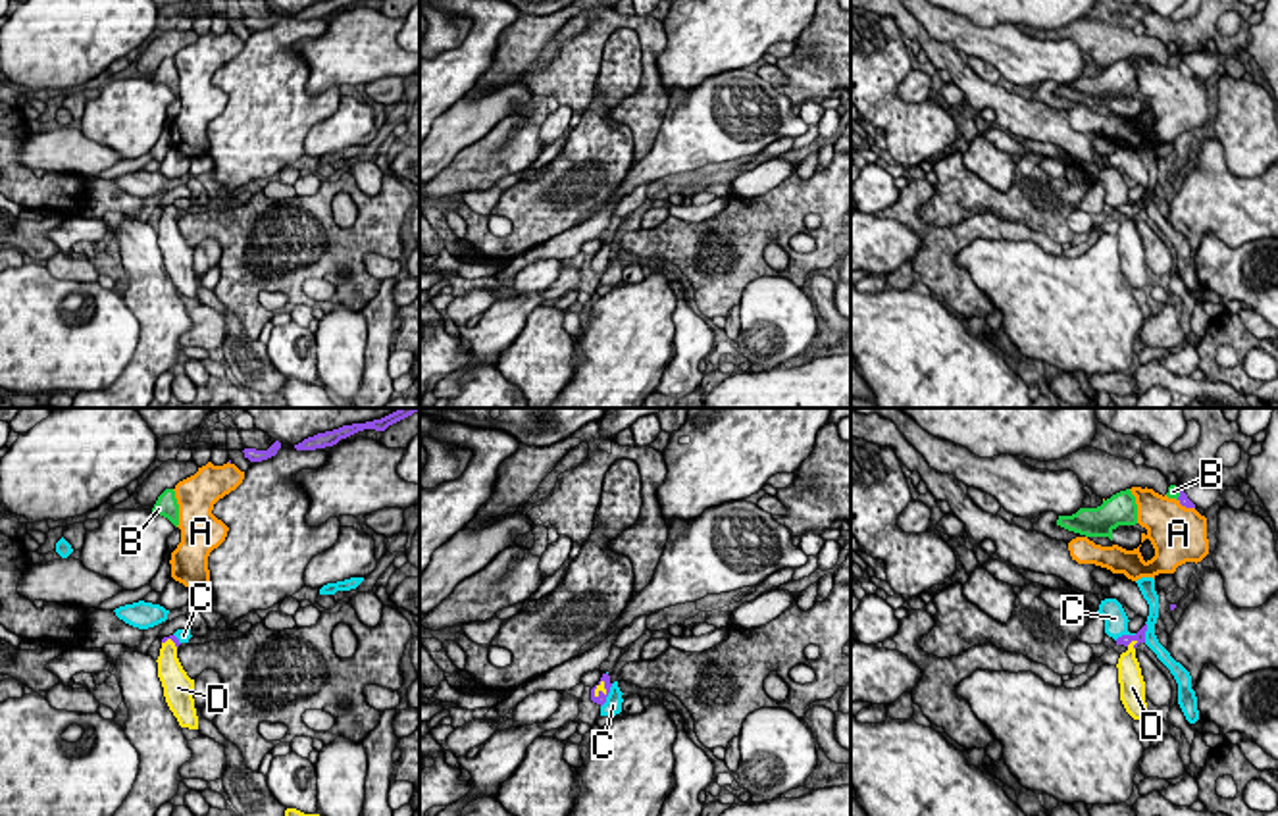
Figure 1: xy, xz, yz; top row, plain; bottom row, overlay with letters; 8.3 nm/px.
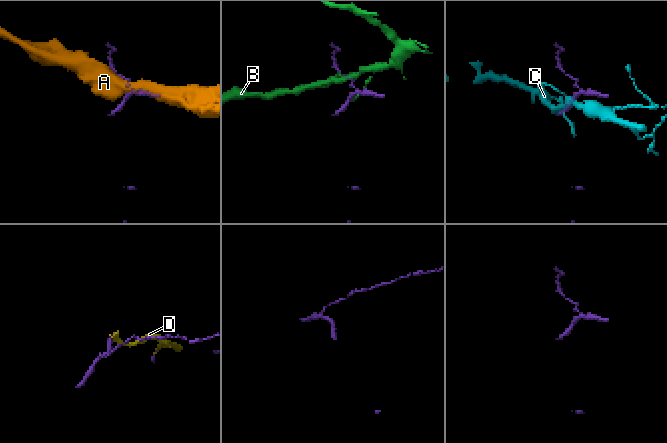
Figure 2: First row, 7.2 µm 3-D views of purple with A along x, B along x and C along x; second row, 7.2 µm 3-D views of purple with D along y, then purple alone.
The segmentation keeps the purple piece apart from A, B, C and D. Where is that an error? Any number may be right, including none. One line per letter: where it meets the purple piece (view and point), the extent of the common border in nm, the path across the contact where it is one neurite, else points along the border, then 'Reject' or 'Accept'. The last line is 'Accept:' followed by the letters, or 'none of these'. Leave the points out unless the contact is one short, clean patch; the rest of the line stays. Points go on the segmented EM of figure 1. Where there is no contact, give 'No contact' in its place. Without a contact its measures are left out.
A: Touches purple at yz (1186, 507). Shared border 170 nm. Reject
B: Touches purple at yz (1180, 495). Shared border 100 nm. Reject
C: Touches purple at xz (607, 695). Shared border 240 nm. Boundary: xz (613, 684), (601, 707). Reject
D: Touches purple at yz (1132, 639). Shared border 120 nm. Accept
Accept: D

